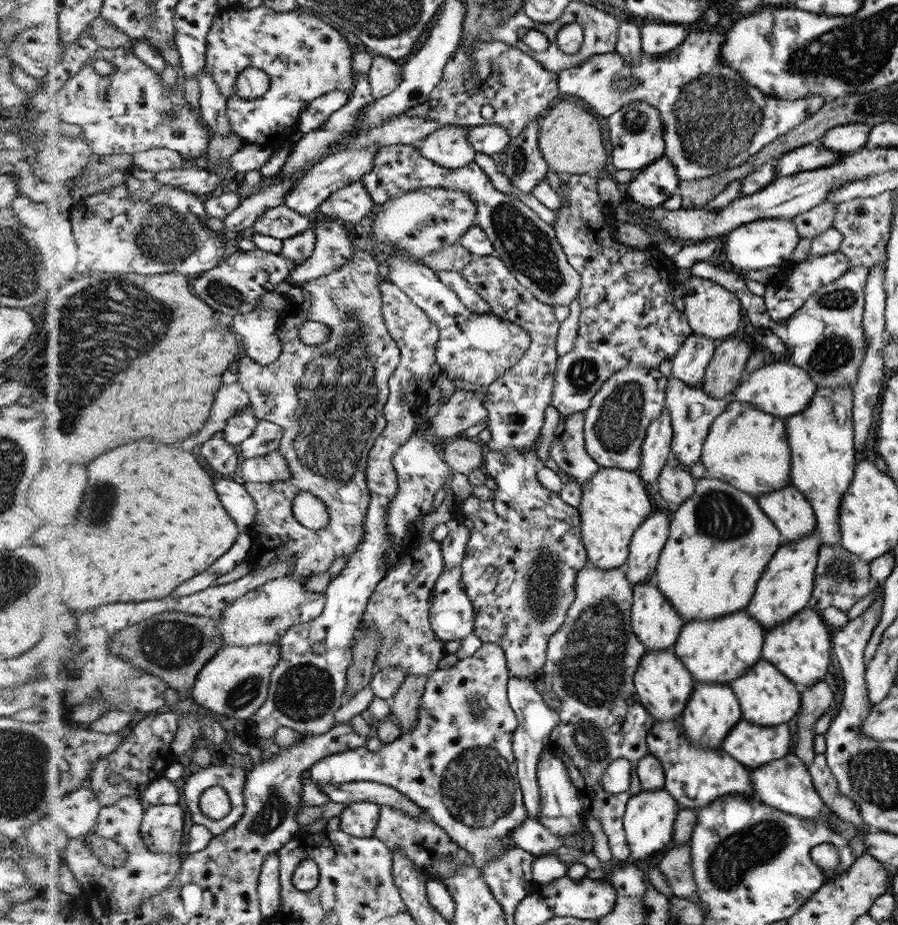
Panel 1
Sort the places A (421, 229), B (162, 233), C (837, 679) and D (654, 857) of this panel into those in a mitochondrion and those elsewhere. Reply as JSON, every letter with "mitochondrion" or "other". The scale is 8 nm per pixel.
{"A":"mitochondrion","B":"mitochondrion","C":"other","D":"other"}

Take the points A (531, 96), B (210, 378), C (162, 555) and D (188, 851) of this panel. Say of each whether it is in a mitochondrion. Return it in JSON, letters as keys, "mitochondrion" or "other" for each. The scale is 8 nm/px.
{"A":"other","B":"other","C":"other","D":"other"}

